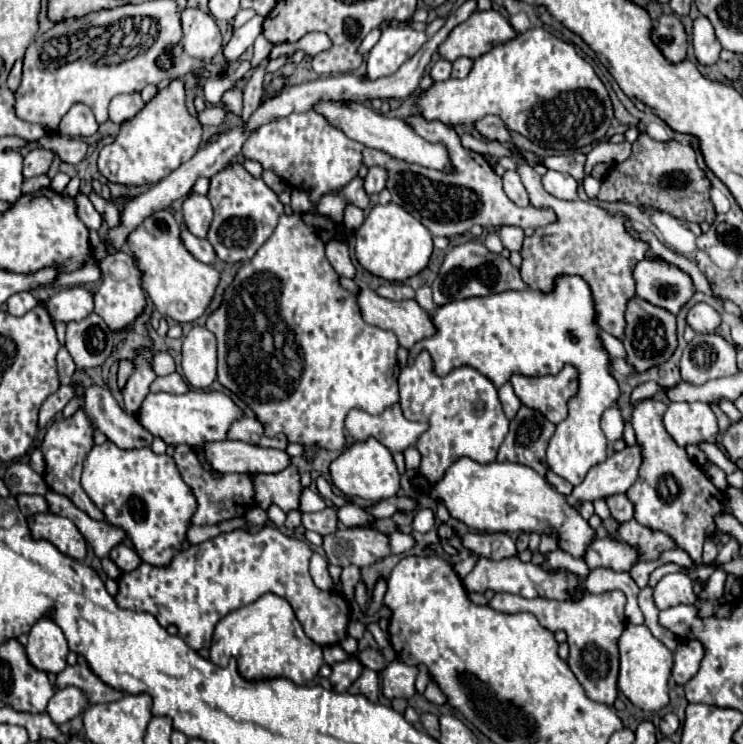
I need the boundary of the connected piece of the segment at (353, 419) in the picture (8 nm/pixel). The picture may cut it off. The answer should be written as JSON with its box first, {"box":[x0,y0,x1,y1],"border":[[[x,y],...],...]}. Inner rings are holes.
{"box":[345,404,429,452],"border":[[[399,404],[385,408],[385,412],[379,416],[363,410],[351,410],[345,424],[357,442],[365,442],[373,436],[381,440],[381,444],[385,444],[391,452],[403,452],[409,446],[415,446],[419,436],[429,428],[427,422],[407,420]]]}

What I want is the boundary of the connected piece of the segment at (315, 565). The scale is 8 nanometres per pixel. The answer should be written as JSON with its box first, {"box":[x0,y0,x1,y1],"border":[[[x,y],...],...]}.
{"box":[311,552,333,590],"border":[[[313,552],[313,556],[311,556],[311,578],[321,590],[333,590],[333,580],[329,576],[327,566],[329,566],[327,558]]]}

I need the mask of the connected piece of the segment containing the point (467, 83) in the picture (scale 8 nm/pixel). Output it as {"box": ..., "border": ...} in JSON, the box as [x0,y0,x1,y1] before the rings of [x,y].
{"box":[417,28,613,150],"border":[[[529,28],[517,34],[513,40],[495,46],[487,54],[473,60],[473,68],[463,80],[445,80],[433,84],[425,94],[419,94],[417,108],[425,120],[441,120],[443,124],[473,124],[481,116],[499,116],[511,132],[529,138],[533,144],[551,150],[579,150],[587,144],[605,138],[613,122],[613,106],[605,84],[599,80],[595,70],[575,52],[575,48],[555,38],[545,28]]]}

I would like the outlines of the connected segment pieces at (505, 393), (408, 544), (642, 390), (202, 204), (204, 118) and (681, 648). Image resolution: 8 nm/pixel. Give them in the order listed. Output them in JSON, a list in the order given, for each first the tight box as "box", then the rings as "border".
[{"box":[499,382,521,420],"border":[[[507,382],[507,384],[503,384],[503,386],[499,388],[499,400],[501,400],[501,404],[503,404],[505,416],[507,416],[509,420],[513,420],[513,416],[517,414],[517,408],[521,406],[521,402],[519,402],[519,398],[517,398],[515,392],[513,392],[511,382]]]},{"box":[387,532,413,556],"border":[[[391,532],[391,534],[387,534],[387,538],[389,538],[389,550],[391,550],[391,556],[401,554],[401,552],[407,552],[409,548],[413,548],[413,538],[411,538],[409,534]]]},{"box":[630,382,667,405],"border":[[[646,382],[637,386],[632,390],[630,401],[632,405],[634,405],[635,402],[638,402],[647,398],[652,398],[659,391],[665,393],[665,390],[667,390],[667,388],[660,387],[655,382]]]},{"box":[183,194,213,238],"border":[[[189,194],[183,202],[183,218],[193,236],[207,238],[207,230],[213,218],[213,206],[209,198],[199,194]]]},{"box":[197,106,225,126],"border":[[[207,106],[203,112],[197,112],[197,118],[203,126],[221,126],[225,122],[225,108],[219,106]]]},{"box":[673,640,705,686],"border":[[[697,640],[681,642],[675,650],[673,682],[679,686],[685,686],[697,674],[703,654],[705,654],[705,648],[701,648],[701,644],[697,644]]]}]

